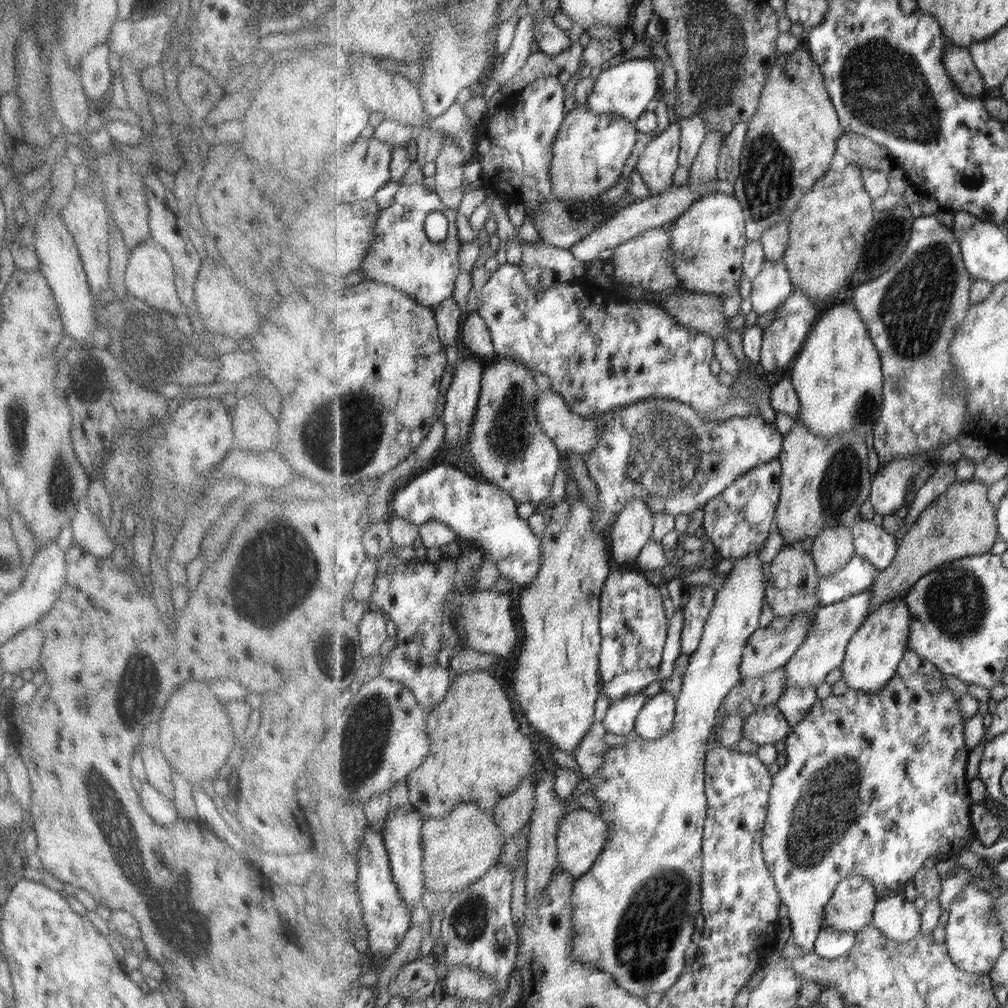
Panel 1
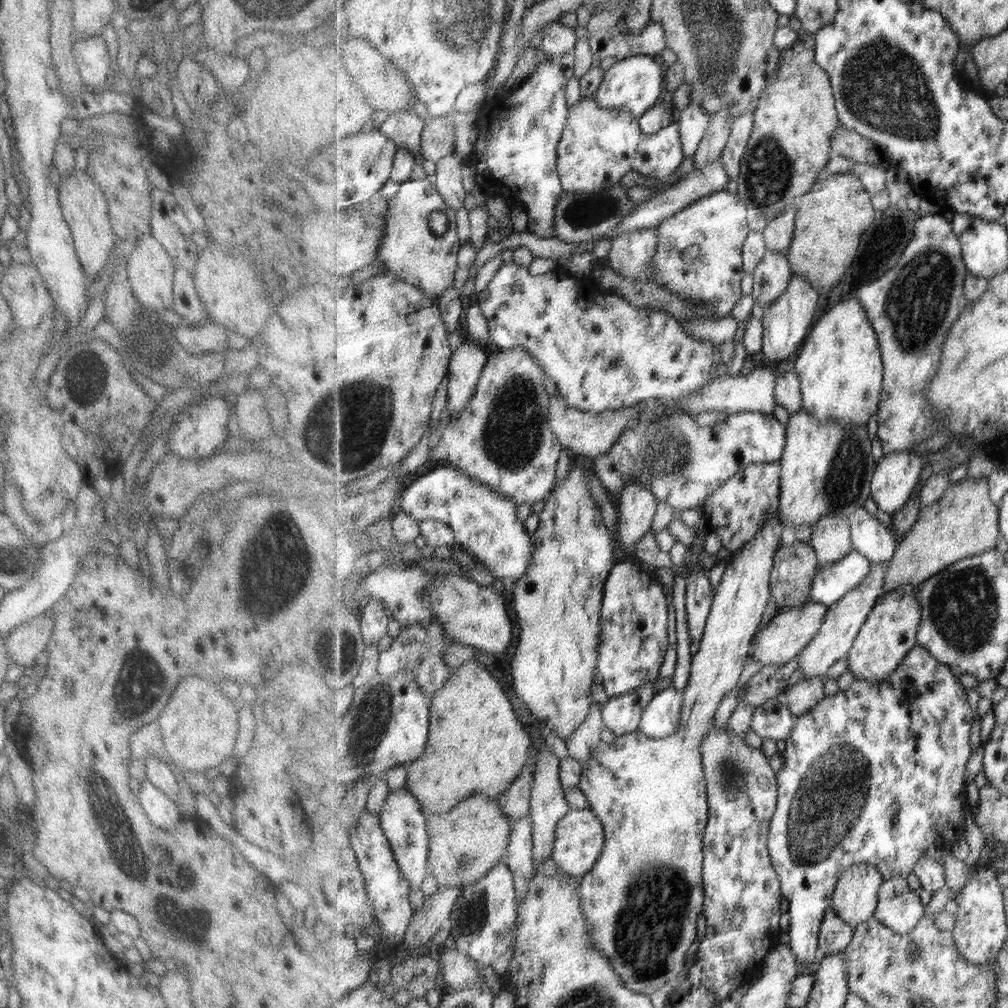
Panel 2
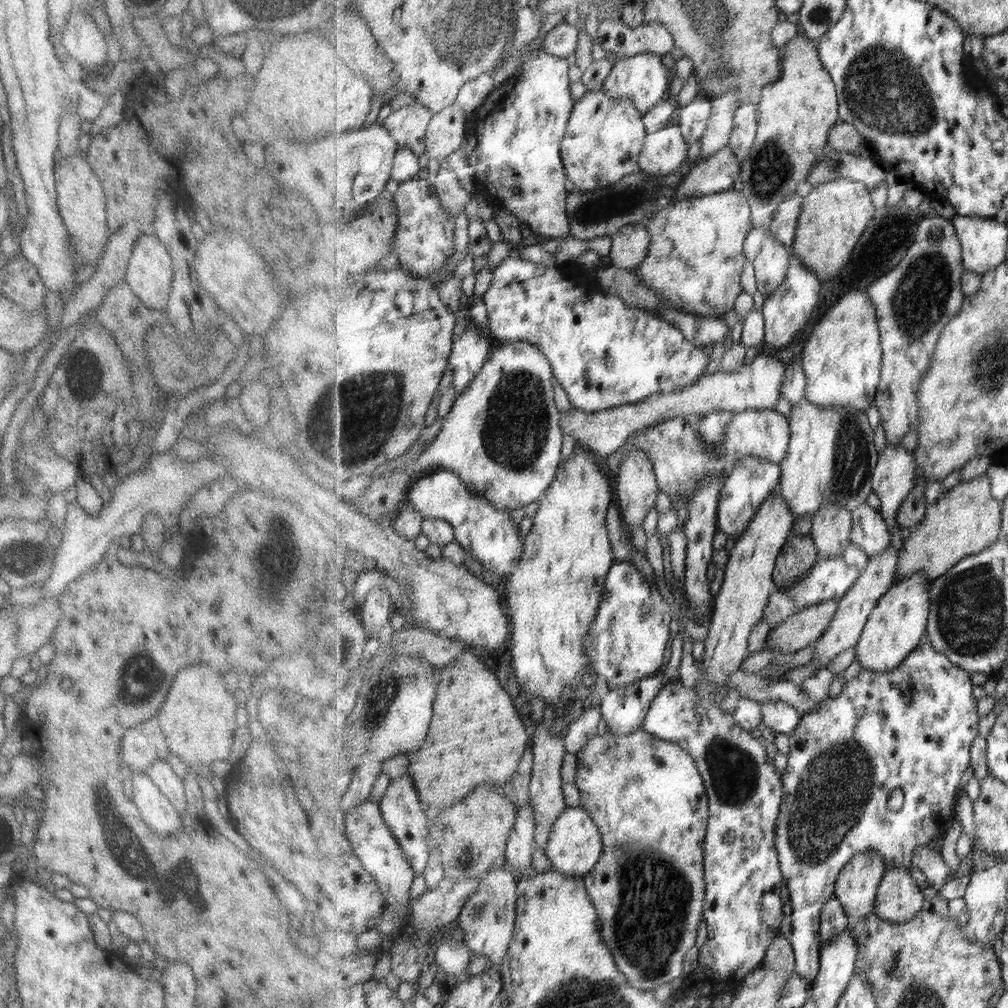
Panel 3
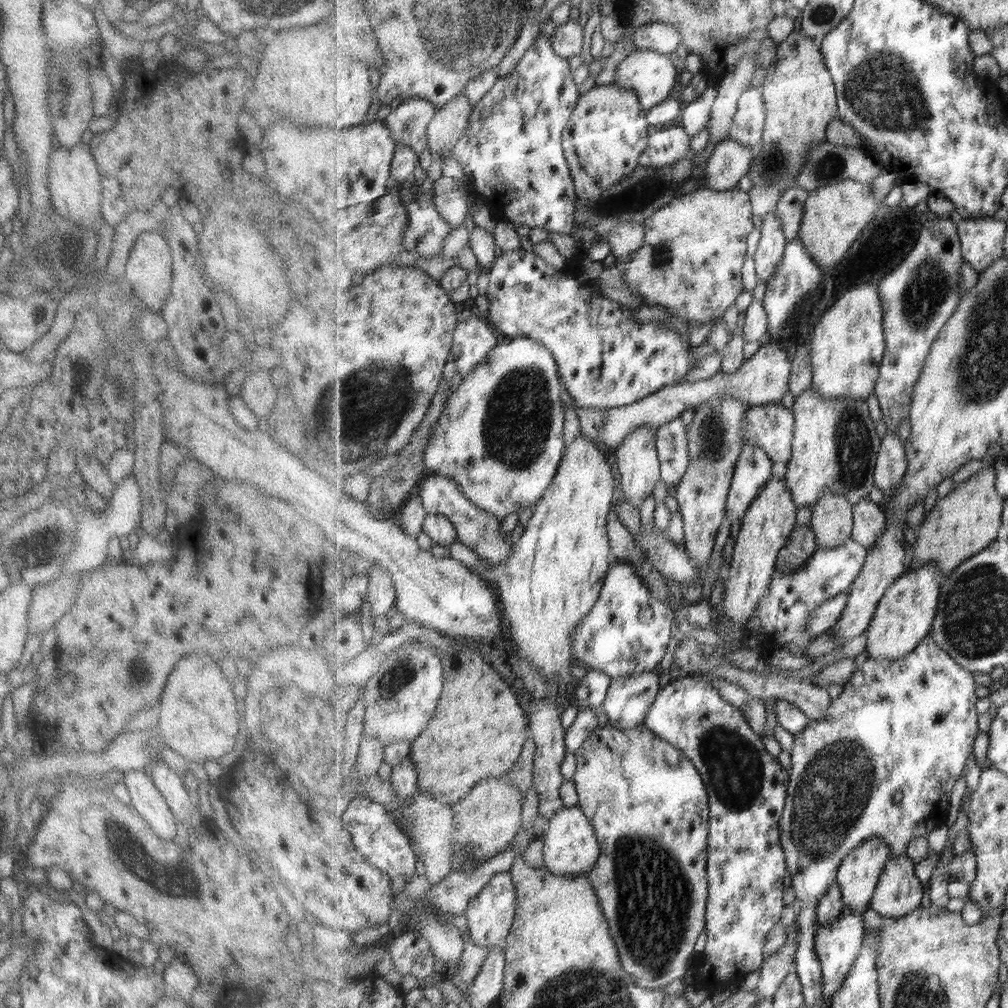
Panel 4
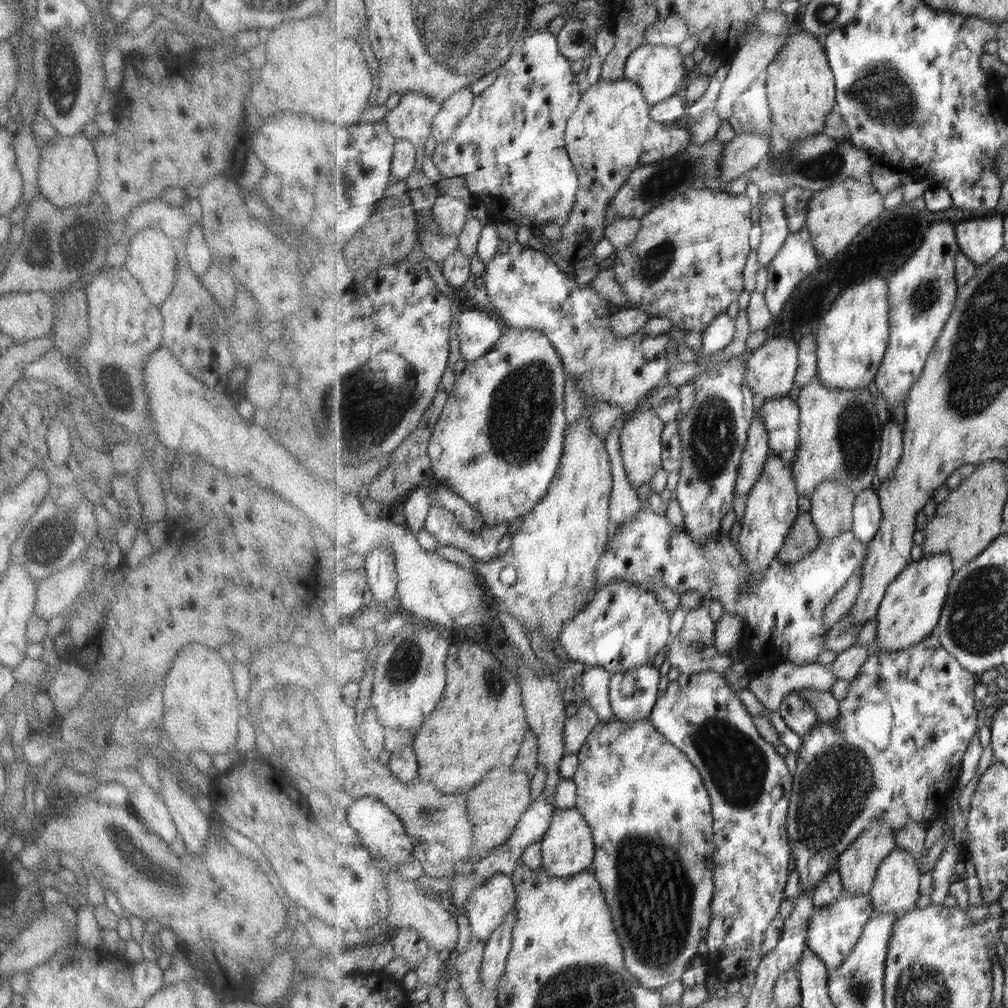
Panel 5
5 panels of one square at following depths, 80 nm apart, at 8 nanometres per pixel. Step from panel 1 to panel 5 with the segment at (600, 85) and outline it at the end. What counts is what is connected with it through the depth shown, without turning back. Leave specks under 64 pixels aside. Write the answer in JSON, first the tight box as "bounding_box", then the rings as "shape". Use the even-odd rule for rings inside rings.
{"bounding_box":[624,44,689,104],"shape":[[[645,44],[629,55],[629,60],[625,64],[624,78],[639,84],[649,104],[662,103],[678,94],[677,91],[681,90],[681,84],[683,84],[685,76],[688,76],[689,72],[683,66],[683,57],[676,46]]]}

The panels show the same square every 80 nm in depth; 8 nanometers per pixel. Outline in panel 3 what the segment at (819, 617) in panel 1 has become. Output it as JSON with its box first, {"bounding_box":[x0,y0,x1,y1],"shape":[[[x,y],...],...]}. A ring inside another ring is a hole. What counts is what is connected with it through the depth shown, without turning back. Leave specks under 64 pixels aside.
{"bounding_box":[812,547,899,664],"shape":[[[889,547],[887,551],[871,557],[865,572],[856,581],[851,590],[838,602],[837,612],[833,615],[830,625],[823,633],[823,636],[816,640],[812,646],[816,650],[816,655],[812,662],[816,664],[828,664],[842,652],[856,646],[862,637],[867,621],[873,610],[876,609],[880,598],[889,592],[889,589],[896,583],[896,572],[899,562],[899,552],[895,548]]]}

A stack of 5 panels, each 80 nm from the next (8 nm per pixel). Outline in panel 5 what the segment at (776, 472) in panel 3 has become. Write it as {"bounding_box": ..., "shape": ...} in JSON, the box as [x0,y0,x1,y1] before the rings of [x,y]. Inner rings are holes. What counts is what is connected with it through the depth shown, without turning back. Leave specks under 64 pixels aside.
{"bounding_box":[736,396,769,496],"shape":[[[757,396],[756,416],[748,431],[748,445],[741,460],[741,474],[737,478],[736,496],[749,495],[753,491],[753,485],[761,479],[761,471],[765,469],[767,457],[769,457],[769,433],[765,429],[763,415],[759,408],[763,408],[767,400]]]}

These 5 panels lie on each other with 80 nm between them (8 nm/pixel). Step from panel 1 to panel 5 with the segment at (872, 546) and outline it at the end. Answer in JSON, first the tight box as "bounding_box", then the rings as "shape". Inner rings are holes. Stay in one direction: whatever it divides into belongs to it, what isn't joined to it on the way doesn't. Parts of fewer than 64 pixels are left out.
{"bounding_box":[852,488,884,545],"shape":[[[871,488],[856,496],[852,531],[865,545],[869,545],[877,536],[884,520],[879,494],[879,491]]]}

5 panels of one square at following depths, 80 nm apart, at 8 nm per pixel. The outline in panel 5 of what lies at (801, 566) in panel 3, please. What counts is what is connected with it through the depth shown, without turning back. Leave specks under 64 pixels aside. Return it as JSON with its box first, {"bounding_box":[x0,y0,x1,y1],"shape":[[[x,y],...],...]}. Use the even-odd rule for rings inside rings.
{"bounding_box":[778,513,822,564],"shape":[[[800,513],[788,532],[783,549],[778,555],[779,561],[787,564],[797,563],[813,553],[822,541],[811,513]]]}

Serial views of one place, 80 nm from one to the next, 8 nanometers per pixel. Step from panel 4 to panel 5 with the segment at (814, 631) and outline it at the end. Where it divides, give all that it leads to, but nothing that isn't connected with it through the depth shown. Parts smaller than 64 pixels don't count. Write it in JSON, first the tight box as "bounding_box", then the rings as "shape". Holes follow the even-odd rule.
{"bounding_box":[823,564,864,628],"shape":[[[864,564],[858,568],[858,571],[849,579],[844,589],[841,589],[832,601],[825,607],[823,622],[826,628],[835,626],[843,617],[847,616],[857,602],[857,597],[861,592],[862,570]]]}

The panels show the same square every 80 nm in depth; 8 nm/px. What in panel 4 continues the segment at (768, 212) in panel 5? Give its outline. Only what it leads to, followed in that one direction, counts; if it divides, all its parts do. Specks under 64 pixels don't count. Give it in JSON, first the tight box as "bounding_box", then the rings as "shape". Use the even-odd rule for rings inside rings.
{"bounding_box":[753,212,788,286],"shape":[[[777,212],[770,213],[762,221],[762,239],[753,257],[757,263],[758,277],[766,286],[781,266],[788,240],[782,222],[777,219]]]}

